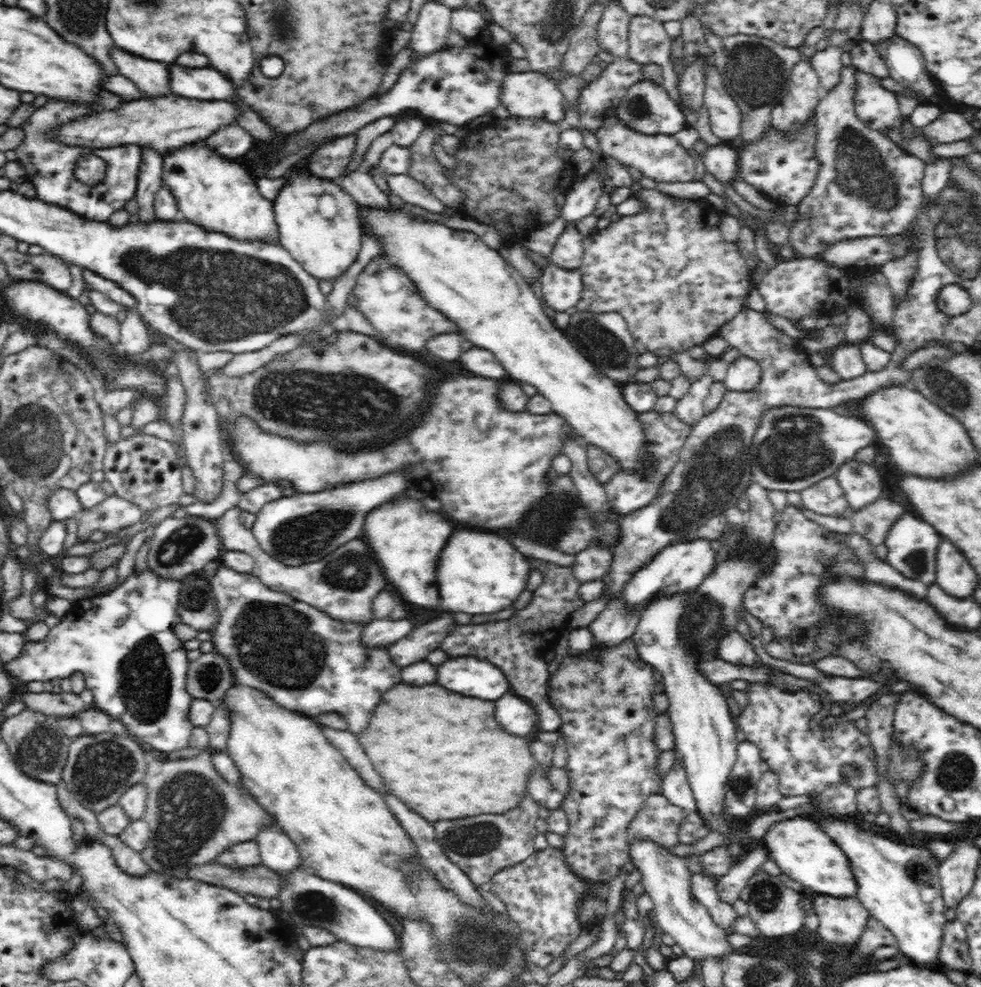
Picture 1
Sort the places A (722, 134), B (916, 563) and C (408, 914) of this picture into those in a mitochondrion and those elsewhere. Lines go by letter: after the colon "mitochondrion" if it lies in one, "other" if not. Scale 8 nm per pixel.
A: other
B: mitochondrion
C: other

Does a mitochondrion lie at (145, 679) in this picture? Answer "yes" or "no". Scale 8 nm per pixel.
yes

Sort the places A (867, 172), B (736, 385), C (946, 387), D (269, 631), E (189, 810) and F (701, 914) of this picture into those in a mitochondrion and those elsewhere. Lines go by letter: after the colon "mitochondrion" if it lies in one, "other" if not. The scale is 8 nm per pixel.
A: mitochondrion
B: other
C: mitochondrion
D: mitochondrion
E: mitochondrion
F: other

